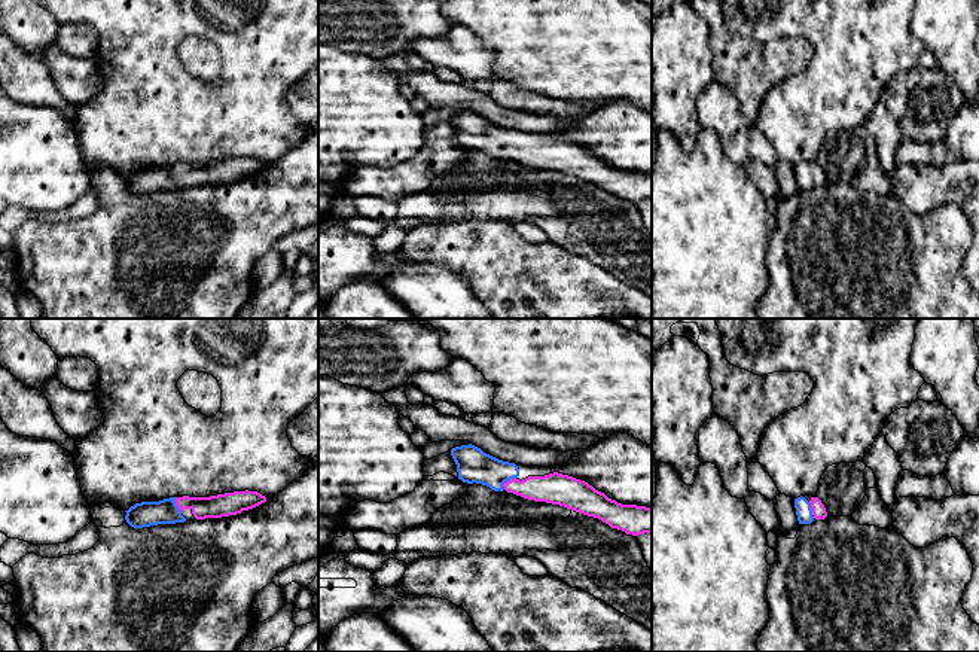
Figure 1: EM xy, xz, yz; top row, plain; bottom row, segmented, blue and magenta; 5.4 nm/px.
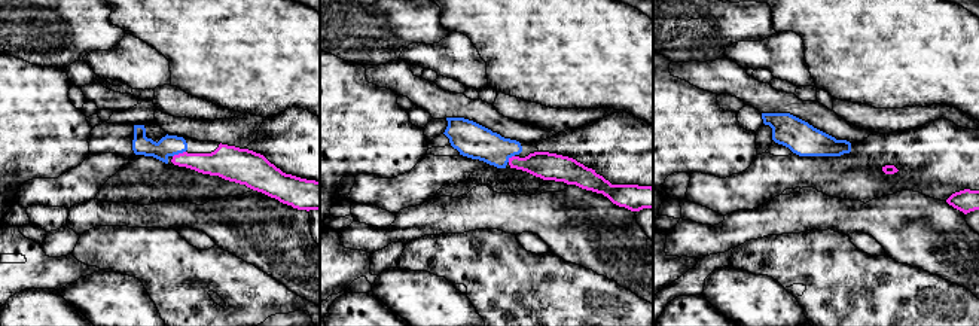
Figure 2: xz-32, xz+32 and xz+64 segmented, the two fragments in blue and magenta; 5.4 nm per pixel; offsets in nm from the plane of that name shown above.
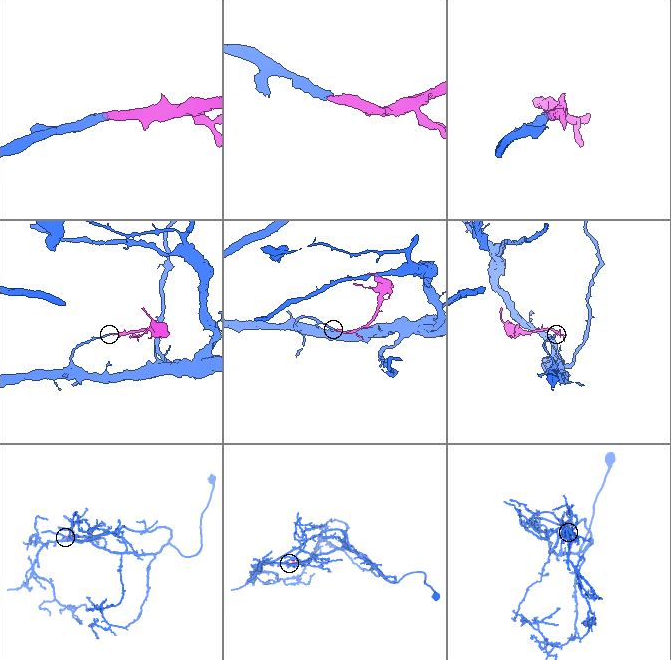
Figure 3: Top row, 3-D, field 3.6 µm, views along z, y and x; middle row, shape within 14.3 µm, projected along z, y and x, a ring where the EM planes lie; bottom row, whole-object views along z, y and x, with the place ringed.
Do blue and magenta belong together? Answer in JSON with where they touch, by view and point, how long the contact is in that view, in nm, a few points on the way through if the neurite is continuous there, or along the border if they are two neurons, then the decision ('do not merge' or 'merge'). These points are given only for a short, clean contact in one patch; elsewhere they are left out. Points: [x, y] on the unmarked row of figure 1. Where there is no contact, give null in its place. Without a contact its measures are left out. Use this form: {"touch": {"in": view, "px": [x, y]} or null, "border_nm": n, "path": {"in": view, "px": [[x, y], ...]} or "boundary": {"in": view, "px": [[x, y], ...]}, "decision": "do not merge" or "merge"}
{"touch": {"in": "xz", "px": [506, 148]}, "border_nm": 100, "path": {"in": "xz", "px": [[473, 131], [497, 140], [506, 148], [522, 155], [551, 155]]}, "decision": "merge"}

